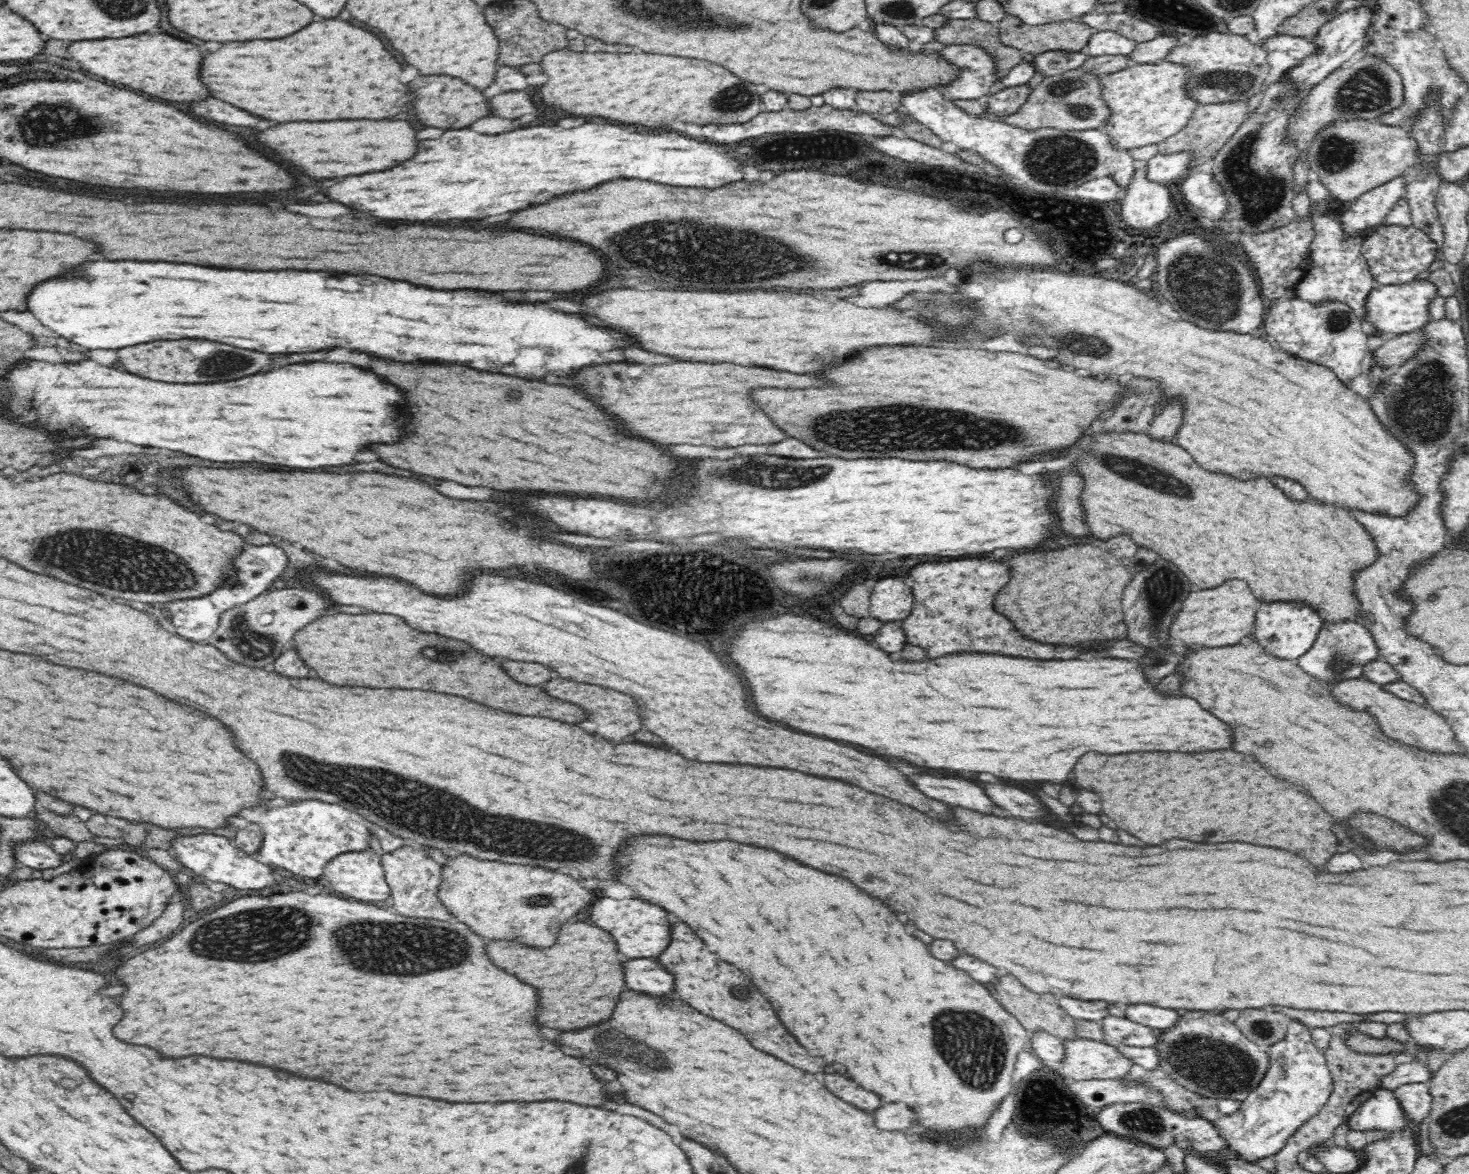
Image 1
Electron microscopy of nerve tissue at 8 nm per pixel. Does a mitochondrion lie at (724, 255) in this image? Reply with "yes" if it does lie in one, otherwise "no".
yes

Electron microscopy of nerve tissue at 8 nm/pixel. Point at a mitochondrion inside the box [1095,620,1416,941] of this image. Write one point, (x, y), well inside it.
(1345, 653)

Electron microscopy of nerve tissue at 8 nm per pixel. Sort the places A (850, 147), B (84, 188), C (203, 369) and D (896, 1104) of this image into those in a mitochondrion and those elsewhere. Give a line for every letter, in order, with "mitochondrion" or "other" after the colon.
A: other
B: other
C: mitochondrion
D: other

